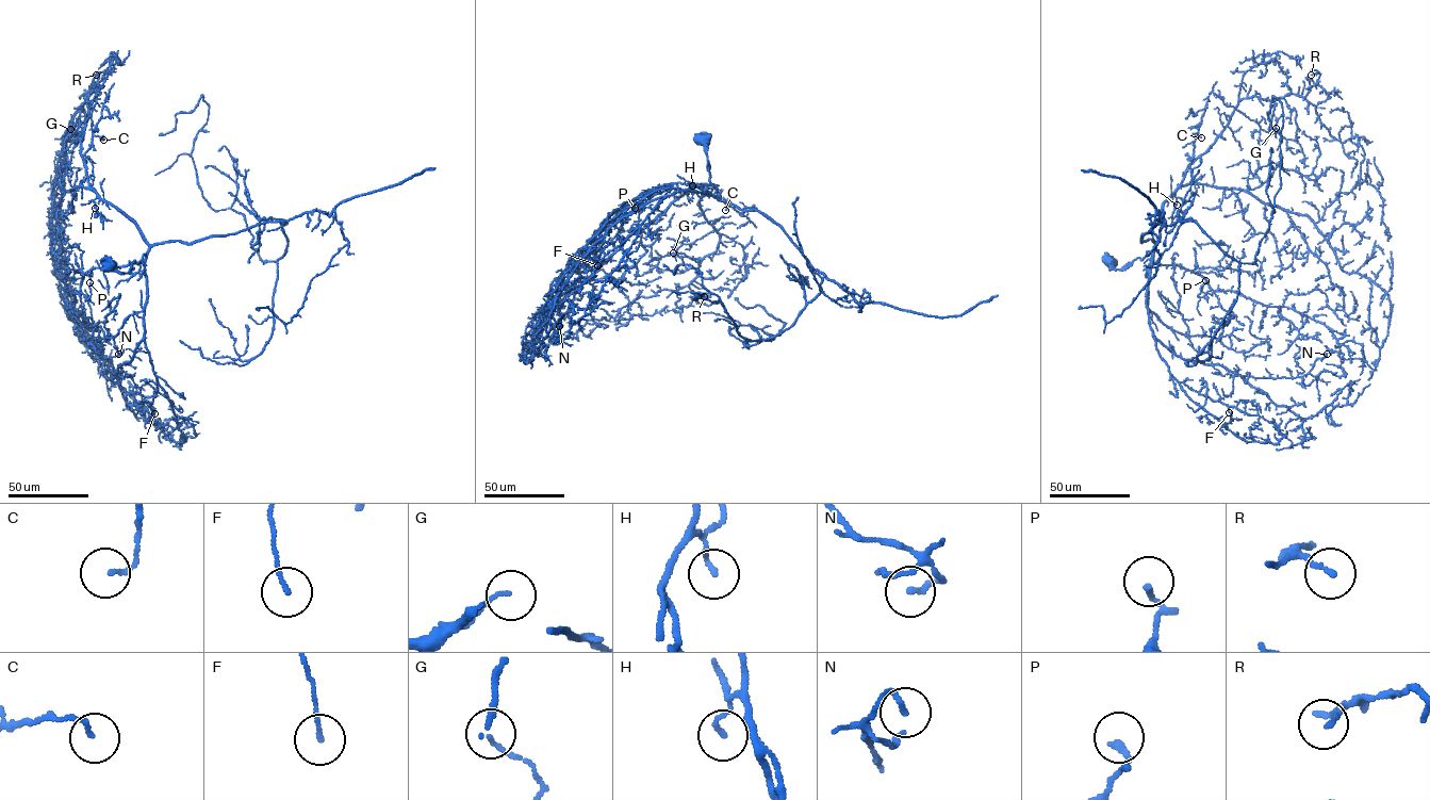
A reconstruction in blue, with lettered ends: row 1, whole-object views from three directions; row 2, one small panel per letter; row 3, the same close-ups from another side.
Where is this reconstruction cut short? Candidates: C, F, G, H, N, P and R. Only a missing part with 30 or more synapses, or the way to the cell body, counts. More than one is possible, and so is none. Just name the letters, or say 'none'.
none

